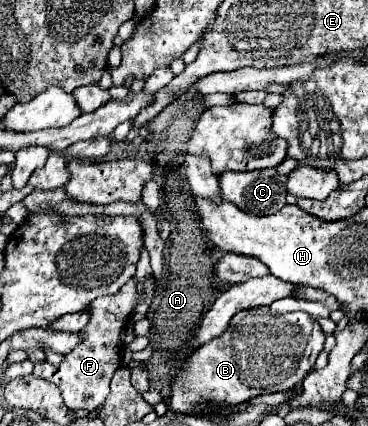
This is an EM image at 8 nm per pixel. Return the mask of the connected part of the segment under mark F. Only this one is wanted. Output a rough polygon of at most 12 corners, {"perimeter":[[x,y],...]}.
{"perimeter":[[136,280],[92,302],[82,342],[34,376],[72,410],[96,410],[120,366]]}

